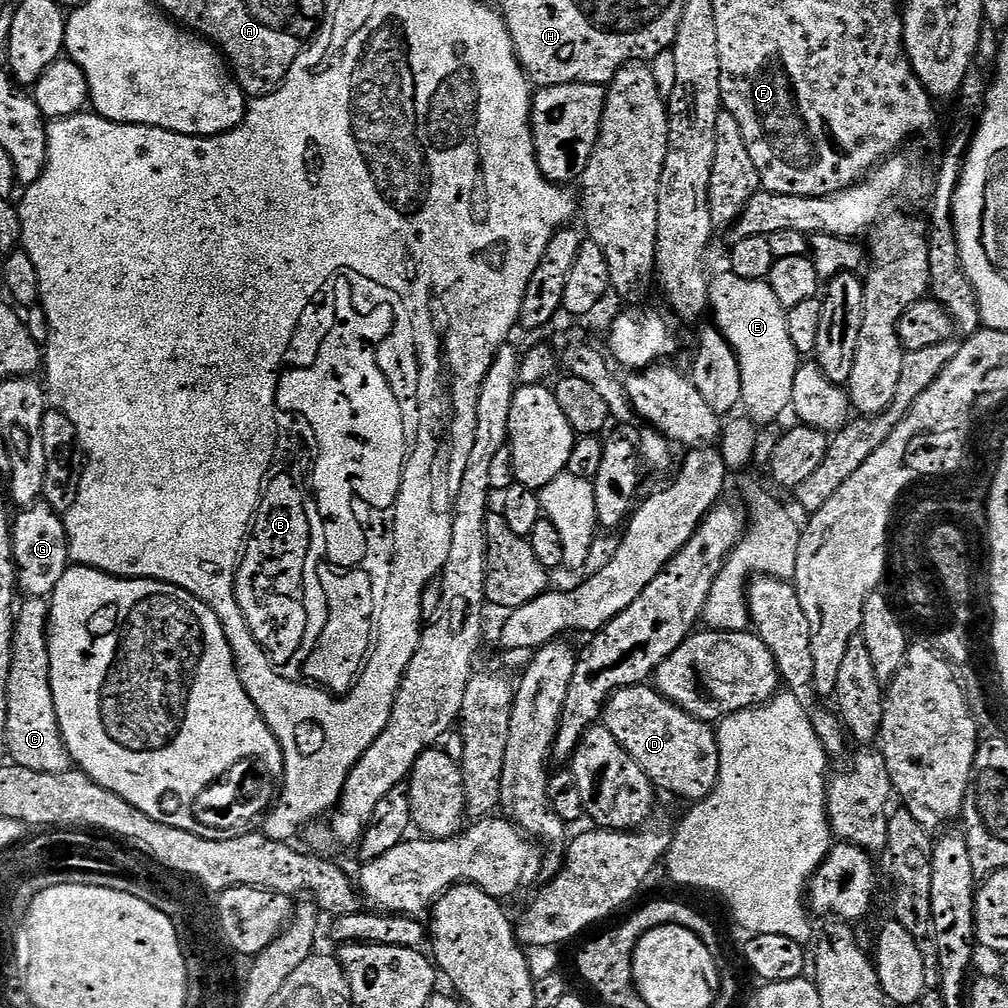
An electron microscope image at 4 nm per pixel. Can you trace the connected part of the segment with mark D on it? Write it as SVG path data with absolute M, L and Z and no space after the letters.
M642 683L619 688L604 705L602 724L638 762L657 789L665 788L687 802L702 801L716 789L720 777L716 728L670 702L655 687Z

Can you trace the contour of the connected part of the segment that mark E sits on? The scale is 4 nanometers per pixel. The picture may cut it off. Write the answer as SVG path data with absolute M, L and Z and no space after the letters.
M725 274L717 280L711 281L708 290L708 304L715 327L719 328L722 335L728 340L728 345L736 351L740 377L742 378L741 401L752 412L756 412L760 422L776 422L784 411L792 408L792 395L794 394L794 374L800 367L801 357L796 355L794 342L790 342L790 330L786 330L786 309L774 298L774 290L763 280L747 280L741 276Z

